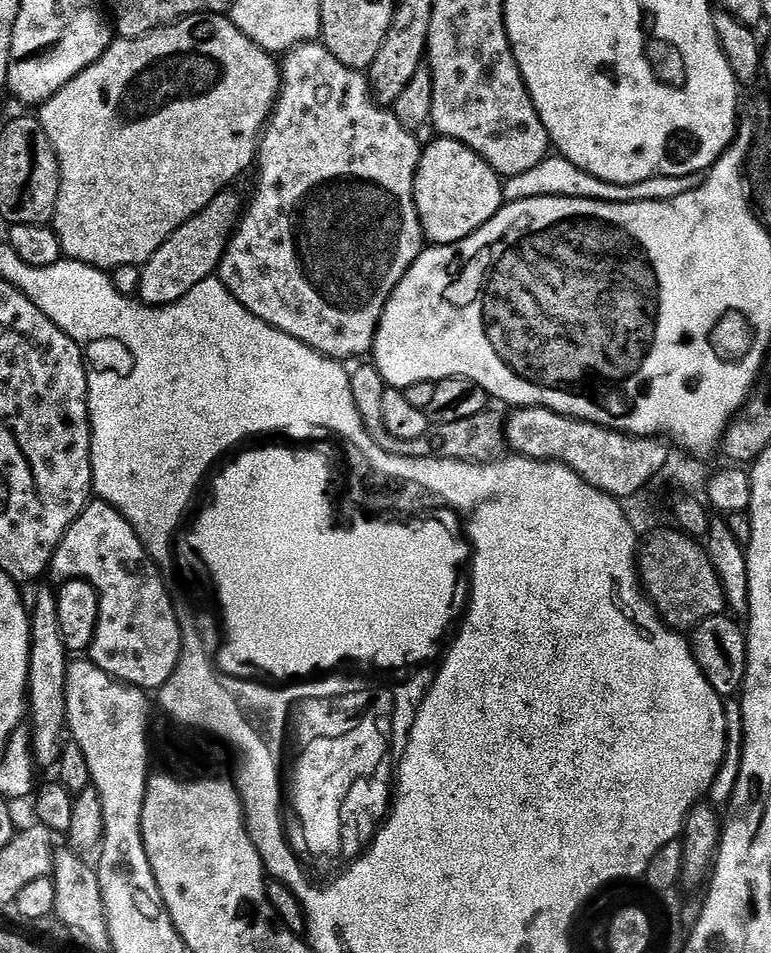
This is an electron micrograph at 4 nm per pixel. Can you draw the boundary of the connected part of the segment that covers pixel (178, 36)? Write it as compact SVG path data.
M197 14L185 16L174 24L156 28L137 40L113 39L102 58L94 62L82 74L78 74L58 94L44 101L38 108L38 119L44 133L52 143L60 167L60 185L56 211L50 217L51 227L56 229L60 251L67 259L77 260L91 268L128 268L131 264L142 266L168 241L168 235L182 226L194 214L198 214L220 192L225 191L244 171L253 167L256 149L276 97L280 94L280 64L273 53L260 48L227 15L208 16Z

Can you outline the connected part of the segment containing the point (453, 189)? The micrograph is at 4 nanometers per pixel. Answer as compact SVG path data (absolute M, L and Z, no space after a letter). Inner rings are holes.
M436 138L429 148L427 145L421 151L412 196L416 200L416 213L424 228L424 235L436 246L465 240L471 232L481 228L490 218L494 218L494 214L498 214L498 210L506 203L504 185L495 170L477 152L457 140L447 138Z

